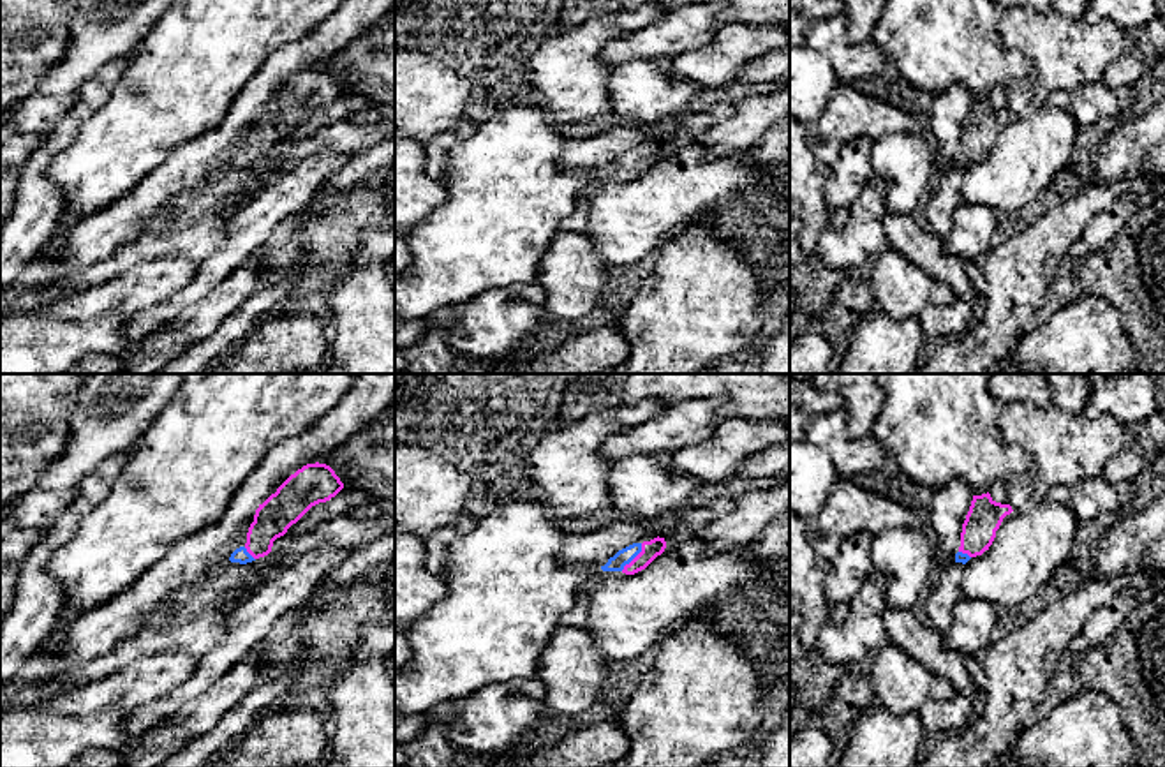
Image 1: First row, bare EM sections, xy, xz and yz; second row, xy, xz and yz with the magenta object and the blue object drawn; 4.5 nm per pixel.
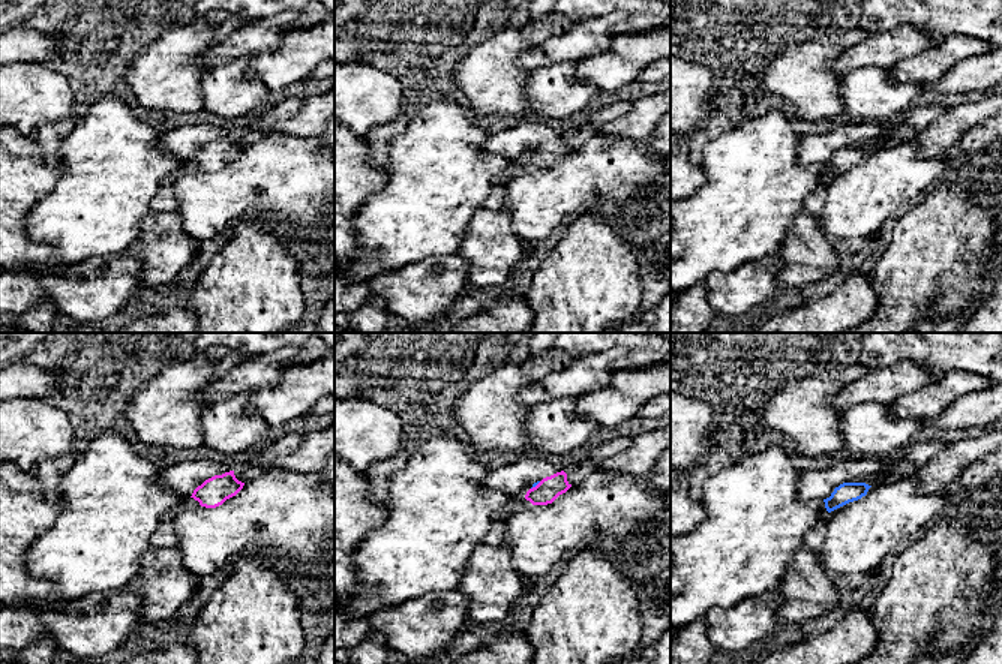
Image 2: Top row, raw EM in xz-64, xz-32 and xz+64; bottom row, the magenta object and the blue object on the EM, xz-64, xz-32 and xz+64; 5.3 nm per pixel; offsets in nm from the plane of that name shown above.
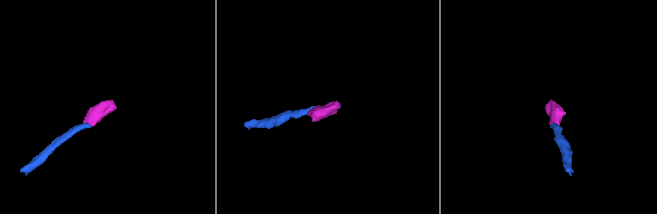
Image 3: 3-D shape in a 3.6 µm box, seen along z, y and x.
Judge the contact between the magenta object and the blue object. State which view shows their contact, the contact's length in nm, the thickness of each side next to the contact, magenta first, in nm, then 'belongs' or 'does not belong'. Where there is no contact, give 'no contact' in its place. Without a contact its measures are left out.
meets magenta in xz; contact 160 nm long; 80 nm thick on the magenta side, 70 nm on the other; belongs

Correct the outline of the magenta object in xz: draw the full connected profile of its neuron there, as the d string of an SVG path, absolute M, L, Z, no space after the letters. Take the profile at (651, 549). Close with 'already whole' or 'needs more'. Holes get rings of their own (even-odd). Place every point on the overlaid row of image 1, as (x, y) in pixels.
M654 538L643 543L633 543L619 550L613 557L608 559L603 571L622 571L626 575L634 575L645 570L657 555L666 548L664 538Z; needs more

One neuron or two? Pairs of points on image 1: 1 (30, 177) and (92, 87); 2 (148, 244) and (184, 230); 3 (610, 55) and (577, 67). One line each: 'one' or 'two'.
1: one
2: one
3: two

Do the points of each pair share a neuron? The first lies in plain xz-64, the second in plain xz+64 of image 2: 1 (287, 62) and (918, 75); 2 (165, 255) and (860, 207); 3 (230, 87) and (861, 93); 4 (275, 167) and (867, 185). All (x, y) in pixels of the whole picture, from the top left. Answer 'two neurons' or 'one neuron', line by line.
1: one neuron
2: two neurons
3: one neuron
4: one neuron

